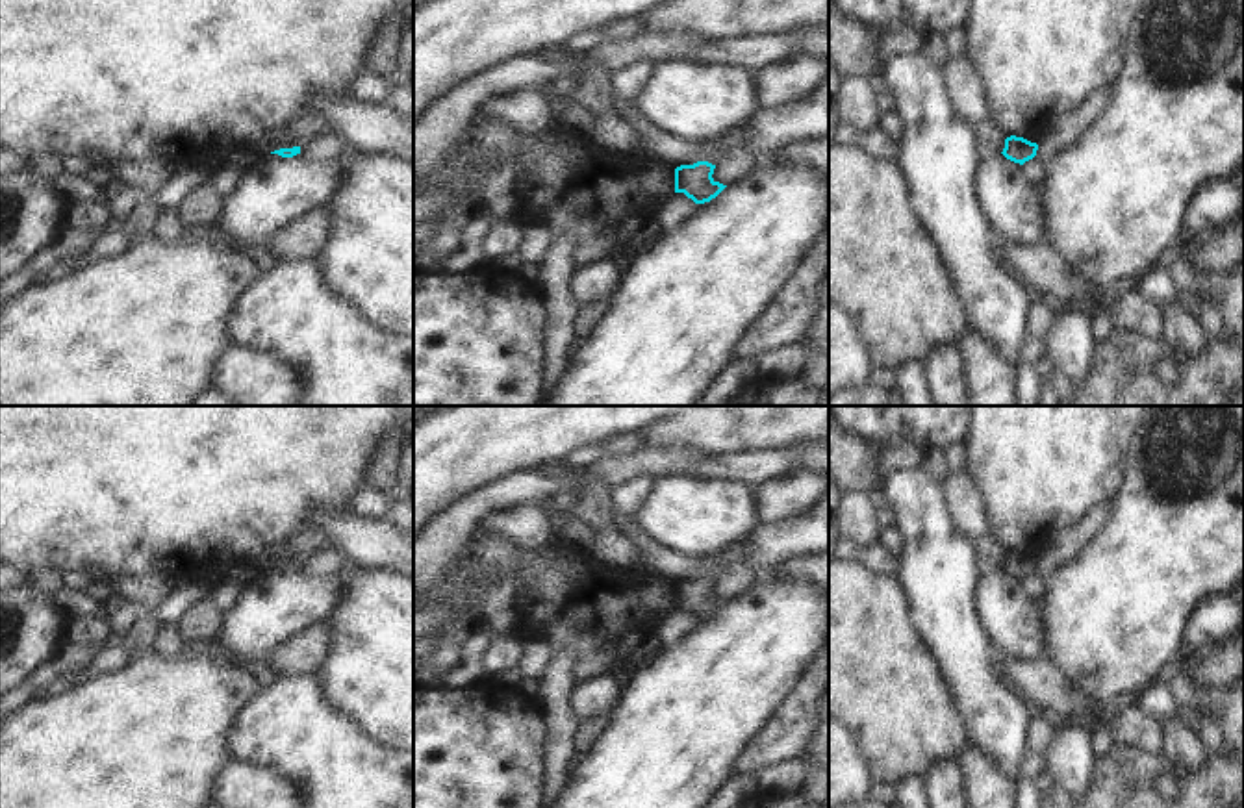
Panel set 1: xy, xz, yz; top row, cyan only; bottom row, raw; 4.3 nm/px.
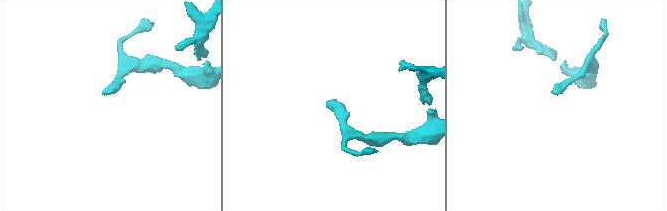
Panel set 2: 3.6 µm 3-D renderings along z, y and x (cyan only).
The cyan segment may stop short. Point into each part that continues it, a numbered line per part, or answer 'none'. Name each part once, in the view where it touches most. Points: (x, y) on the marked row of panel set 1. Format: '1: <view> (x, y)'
none

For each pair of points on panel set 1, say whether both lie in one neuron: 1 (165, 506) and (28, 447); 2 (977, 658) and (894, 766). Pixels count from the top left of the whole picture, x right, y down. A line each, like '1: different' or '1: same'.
1: same
2: different

